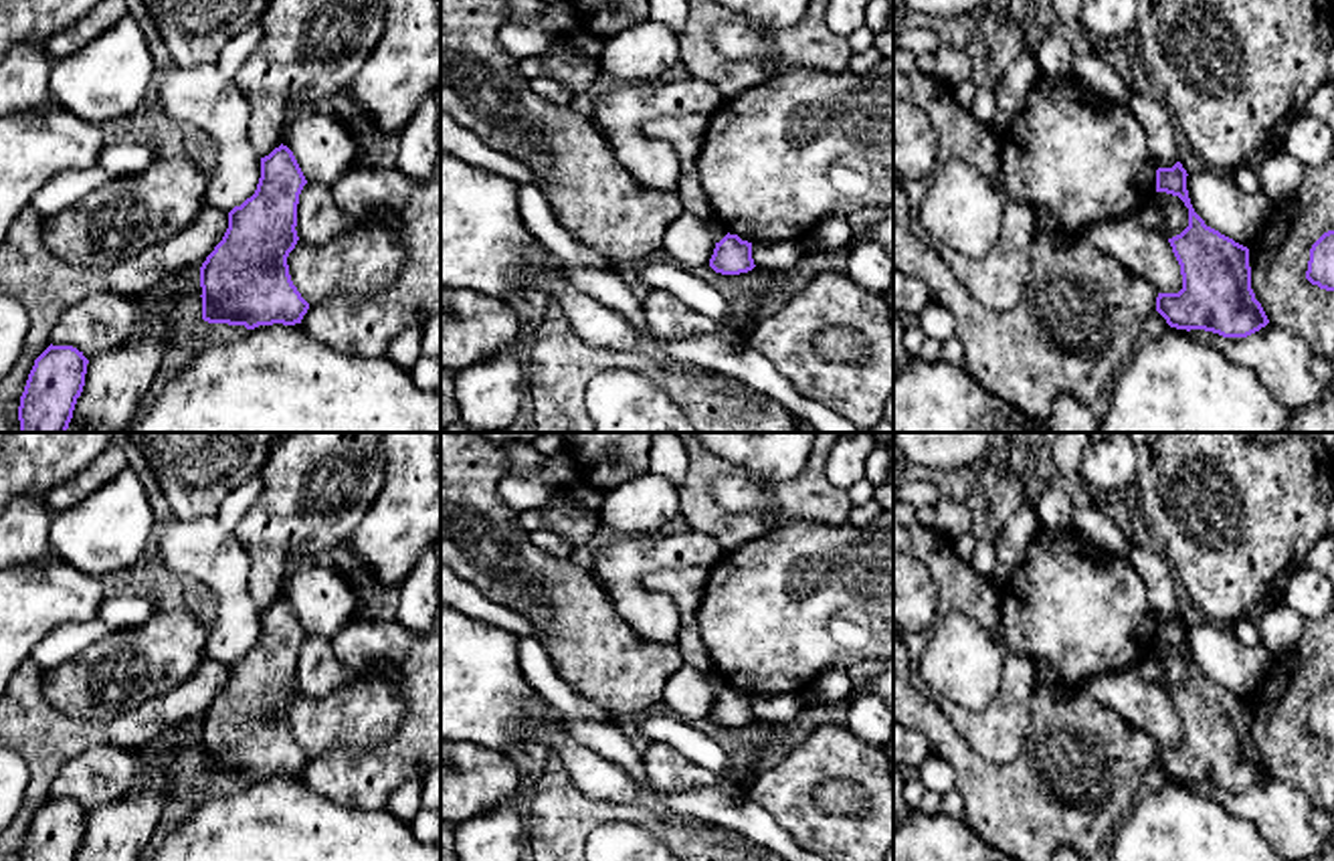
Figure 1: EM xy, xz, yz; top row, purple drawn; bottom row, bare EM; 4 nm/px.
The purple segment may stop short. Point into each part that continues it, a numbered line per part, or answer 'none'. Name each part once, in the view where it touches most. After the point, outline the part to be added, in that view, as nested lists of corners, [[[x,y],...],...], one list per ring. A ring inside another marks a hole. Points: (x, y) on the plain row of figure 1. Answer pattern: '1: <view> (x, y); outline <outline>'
none

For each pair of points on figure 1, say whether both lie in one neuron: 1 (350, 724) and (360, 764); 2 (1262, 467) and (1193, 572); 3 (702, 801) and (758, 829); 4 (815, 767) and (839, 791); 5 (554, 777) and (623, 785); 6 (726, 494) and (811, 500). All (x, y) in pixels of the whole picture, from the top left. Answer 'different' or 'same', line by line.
1: different
2: same
3: same
4: different
5: different
6: different

